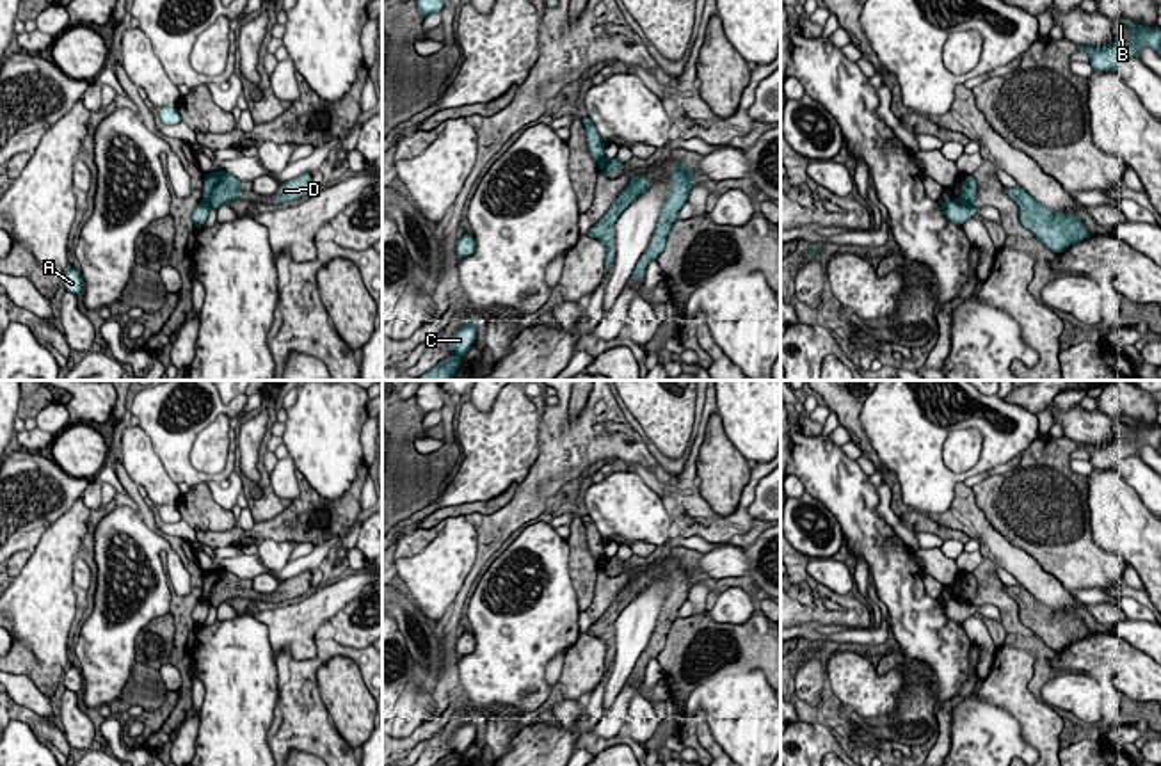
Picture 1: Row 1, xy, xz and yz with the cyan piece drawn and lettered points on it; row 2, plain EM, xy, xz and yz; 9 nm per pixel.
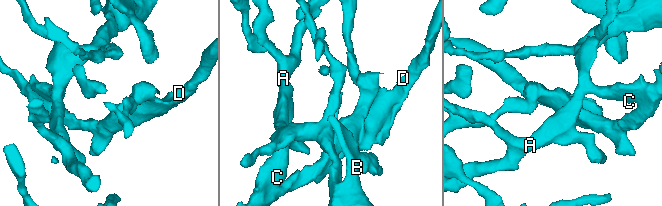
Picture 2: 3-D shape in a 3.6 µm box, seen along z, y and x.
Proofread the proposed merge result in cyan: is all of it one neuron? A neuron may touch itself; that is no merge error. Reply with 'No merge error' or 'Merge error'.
Merge error

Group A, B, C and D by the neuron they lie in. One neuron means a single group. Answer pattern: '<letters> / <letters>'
A B C / D

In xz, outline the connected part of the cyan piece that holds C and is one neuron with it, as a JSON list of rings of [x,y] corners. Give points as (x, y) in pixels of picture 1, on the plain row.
[[[475,714],[468,716],[464,725],[457,729],[448,739],[448,748],[452,748],[459,755],[462,755],[475,741],[476,736],[475,718],[476,718]]]

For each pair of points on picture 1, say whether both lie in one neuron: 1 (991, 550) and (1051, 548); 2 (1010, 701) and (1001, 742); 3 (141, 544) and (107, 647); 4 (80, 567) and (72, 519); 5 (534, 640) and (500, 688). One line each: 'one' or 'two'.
1: two
2: two
3: one
4: two
5: one

